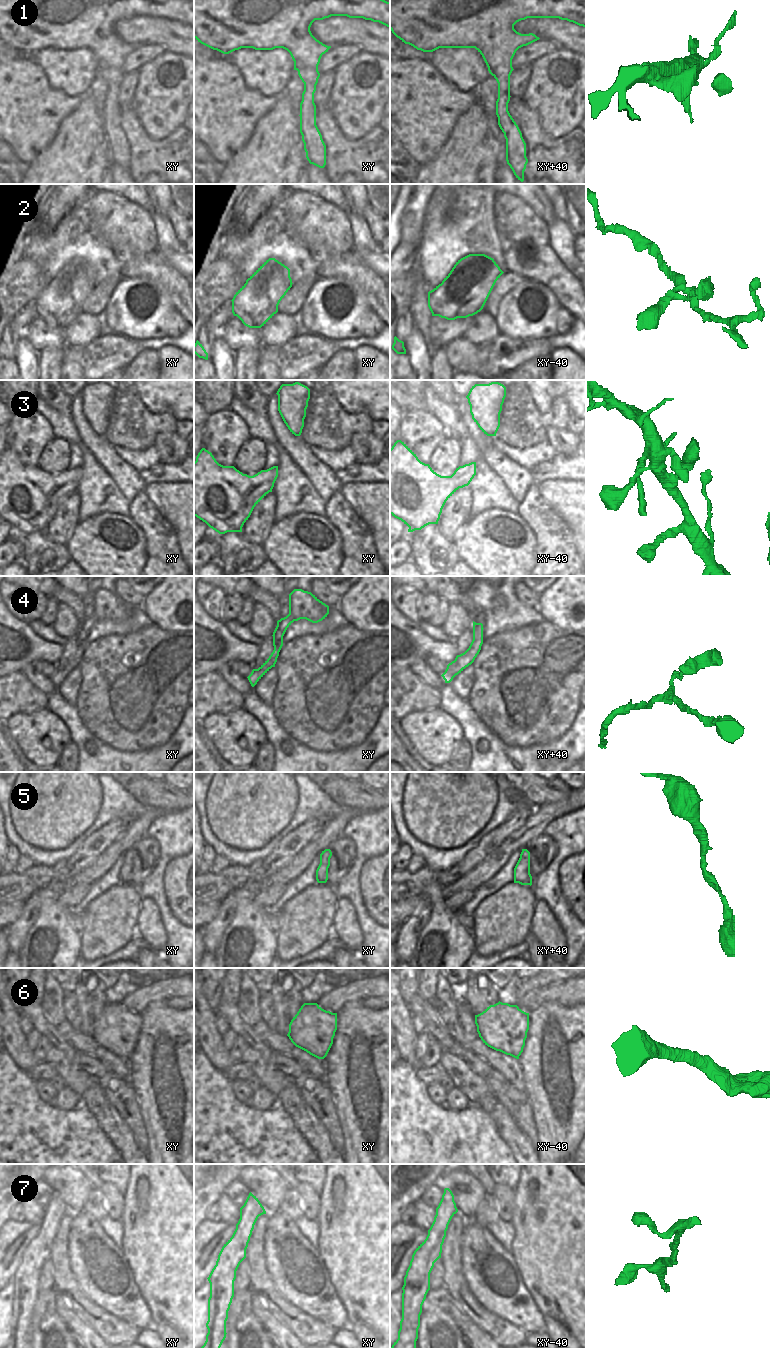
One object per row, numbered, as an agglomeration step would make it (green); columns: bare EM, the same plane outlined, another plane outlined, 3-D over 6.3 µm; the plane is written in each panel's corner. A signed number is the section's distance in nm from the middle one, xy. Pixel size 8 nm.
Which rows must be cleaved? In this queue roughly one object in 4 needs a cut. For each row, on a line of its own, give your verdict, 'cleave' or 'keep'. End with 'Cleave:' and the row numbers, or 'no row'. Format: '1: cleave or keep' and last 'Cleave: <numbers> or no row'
1: keep
2: keep
3: keep
4: keep
5: keep
6: keep
7: keep
Cleave: no row

